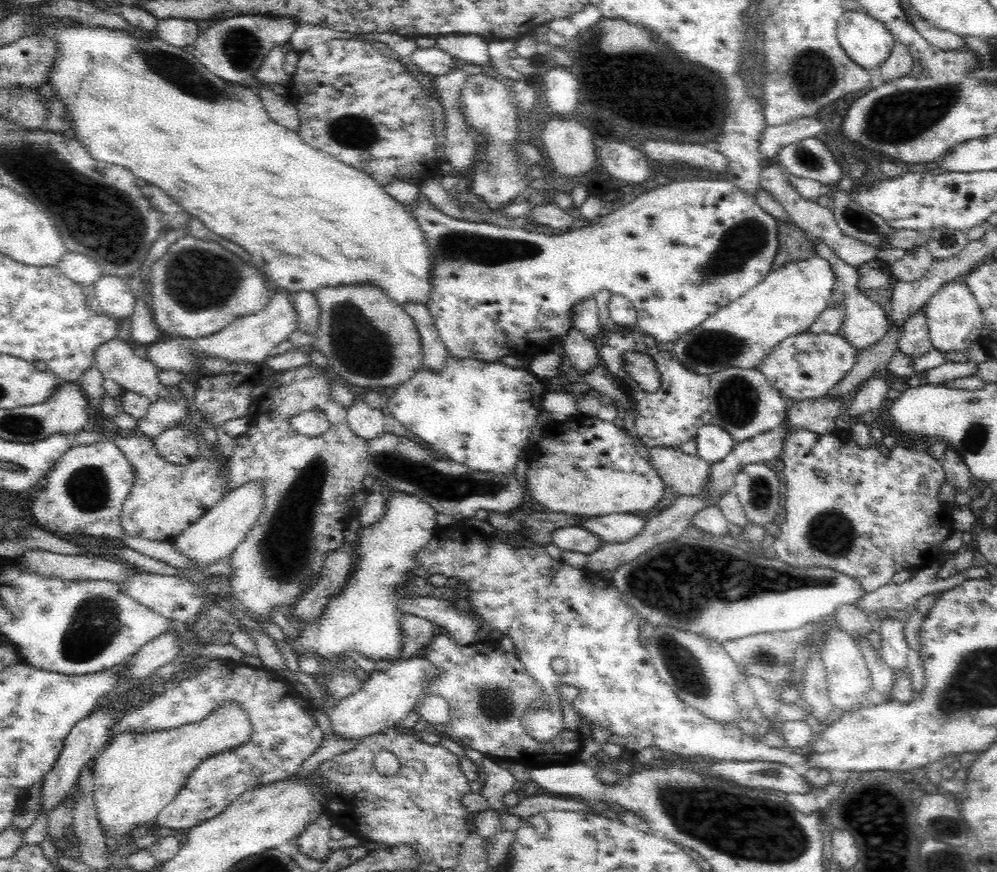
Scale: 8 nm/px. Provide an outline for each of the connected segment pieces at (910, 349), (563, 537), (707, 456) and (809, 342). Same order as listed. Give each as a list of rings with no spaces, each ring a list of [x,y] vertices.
[[[924,310],[916,312],[902,330],[903,334],[898,341],[900,352],[906,356],[924,356],[933,350],[929,337],[928,320]]]
[[[580,525],[555,530],[552,535],[552,543],[562,550],[582,552],[582,554],[590,554],[603,544],[595,534]]]
[[[706,421],[696,436],[697,454],[710,463],[721,461],[735,447],[736,441],[722,426]]]
[[[802,332],[788,336],[764,358],[757,370],[779,390],[794,401],[820,398],[834,388],[855,366],[858,350],[842,334],[813,334]]]

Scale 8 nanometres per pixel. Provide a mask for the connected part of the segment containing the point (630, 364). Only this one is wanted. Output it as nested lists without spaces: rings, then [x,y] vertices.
[[[626,352],[624,369],[646,392],[654,393],[660,388],[660,370],[650,356],[642,352]]]

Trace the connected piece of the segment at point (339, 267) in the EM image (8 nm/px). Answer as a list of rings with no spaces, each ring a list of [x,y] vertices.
[[[36,22],[35,24],[36,26],[30,33],[31,36],[28,37],[50,37],[57,40],[58,58],[54,62],[54,68],[52,68],[47,82],[56,91],[55,97],[66,105],[66,109],[70,110],[70,114],[72,114],[70,126],[72,126],[72,130],[76,130],[76,138],[86,144],[88,154],[92,158],[108,162],[108,164],[122,164],[124,168],[130,168],[138,178],[160,186],[186,212],[190,212],[193,217],[200,218],[212,232],[236,242],[248,254],[252,254],[254,266],[262,272],[264,278],[276,282],[282,290],[292,290],[290,293],[301,291],[313,293],[320,286],[374,284],[374,286],[382,288],[384,295],[400,307],[407,303],[426,306],[429,304],[433,288],[430,280],[432,280],[434,257],[432,257],[432,250],[426,245],[426,235],[418,225],[418,221],[412,216],[410,208],[386,194],[385,186],[378,186],[370,176],[366,176],[365,172],[340,162],[327,152],[312,148],[302,140],[297,132],[274,122],[268,116],[257,89],[225,81],[210,72],[192,52],[170,46],[159,38],[146,40],[146,42],[138,41],[134,39],[132,34],[120,29],[108,29],[104,26],[81,23],[76,23],[74,27],[51,25],[47,22]]]

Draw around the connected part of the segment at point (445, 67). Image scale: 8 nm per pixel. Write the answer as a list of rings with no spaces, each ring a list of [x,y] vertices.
[[[434,46],[432,48],[417,48],[409,56],[419,68],[419,75],[424,78],[448,74],[454,68],[454,58],[451,54]]]

